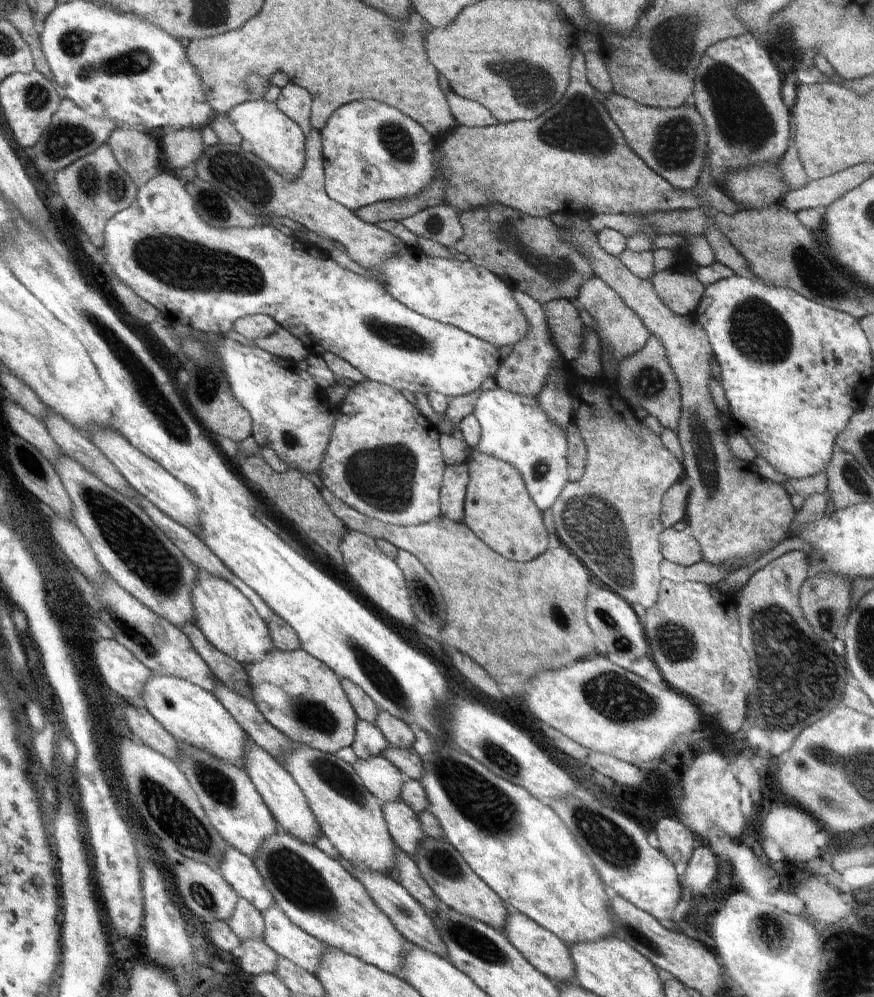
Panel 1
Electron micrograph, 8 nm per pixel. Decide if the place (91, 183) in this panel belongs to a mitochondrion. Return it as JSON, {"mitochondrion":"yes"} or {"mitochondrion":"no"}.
{"mitochondrion":"yes"}

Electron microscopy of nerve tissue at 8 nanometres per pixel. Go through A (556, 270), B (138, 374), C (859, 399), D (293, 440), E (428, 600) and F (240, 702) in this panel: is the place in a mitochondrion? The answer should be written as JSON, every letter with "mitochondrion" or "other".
{"A":"mitochondrion","B":"mitochondrion","C":"other","D":"mitochondrion","E":"mitochondrion","F":"other"}

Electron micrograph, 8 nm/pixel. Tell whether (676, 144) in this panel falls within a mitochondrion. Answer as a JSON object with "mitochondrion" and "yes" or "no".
{"mitochondrion":"yes"}

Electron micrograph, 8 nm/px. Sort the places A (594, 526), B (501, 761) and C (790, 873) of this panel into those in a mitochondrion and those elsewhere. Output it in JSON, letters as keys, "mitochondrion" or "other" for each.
{"A":"mitochondrion","B":"mitochondrion","C":"other"}

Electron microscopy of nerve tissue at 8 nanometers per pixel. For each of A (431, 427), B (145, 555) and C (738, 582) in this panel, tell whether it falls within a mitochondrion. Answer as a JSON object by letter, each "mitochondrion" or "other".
{"A":"other","B":"mitochondrion","C":"other"}

